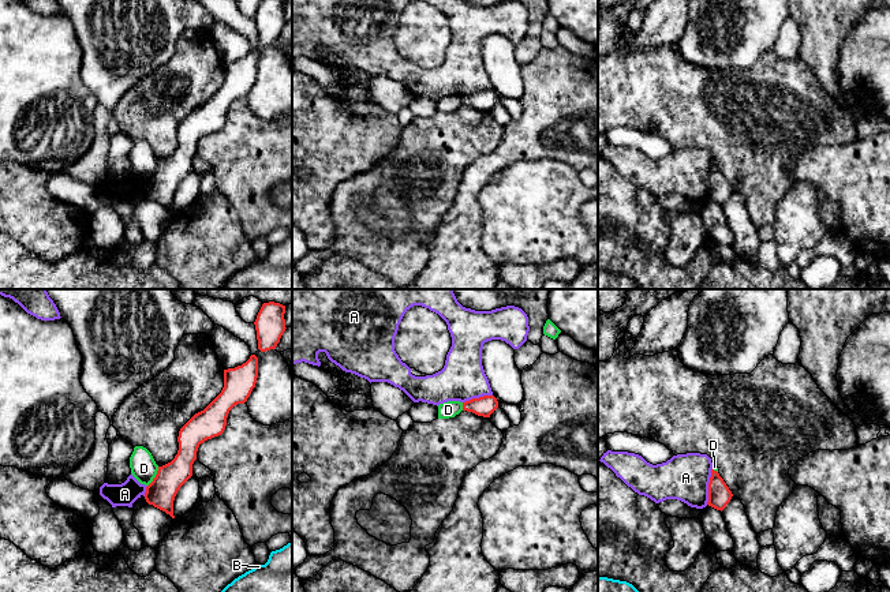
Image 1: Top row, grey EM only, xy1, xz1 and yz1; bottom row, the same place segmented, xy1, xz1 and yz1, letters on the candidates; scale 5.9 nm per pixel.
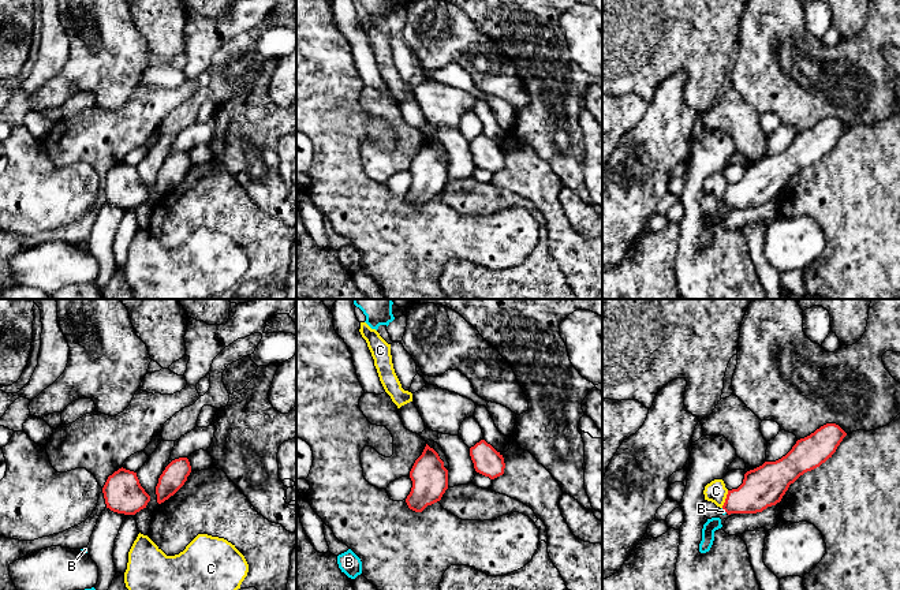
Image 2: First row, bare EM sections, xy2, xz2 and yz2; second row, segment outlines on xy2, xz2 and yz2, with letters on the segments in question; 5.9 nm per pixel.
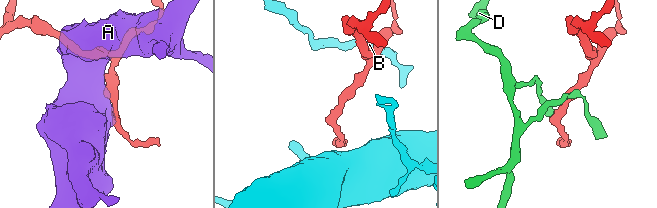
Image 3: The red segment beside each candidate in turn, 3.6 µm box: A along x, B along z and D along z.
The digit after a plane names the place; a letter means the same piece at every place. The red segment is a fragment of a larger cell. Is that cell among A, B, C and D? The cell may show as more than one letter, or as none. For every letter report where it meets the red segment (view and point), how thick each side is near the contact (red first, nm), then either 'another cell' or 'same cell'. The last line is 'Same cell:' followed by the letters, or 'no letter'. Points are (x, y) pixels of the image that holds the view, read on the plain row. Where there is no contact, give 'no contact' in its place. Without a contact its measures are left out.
A: meets red in yz1 at (709, 180); 140 nm thick on the red side, 280 nm on the other; another cell
B: meets red in yz2 at (724, 204); 220 nm thick on the red side, 20 nm on the other; same cell
C: meets red in yz2 at (725, 193); 240 nm thick on the red side, 130 nm on the other; another cell
D: meets red in xy1 at (156, 171); 170 nm thick on the red side, 160 nm on the other; another cell
Same cell: B

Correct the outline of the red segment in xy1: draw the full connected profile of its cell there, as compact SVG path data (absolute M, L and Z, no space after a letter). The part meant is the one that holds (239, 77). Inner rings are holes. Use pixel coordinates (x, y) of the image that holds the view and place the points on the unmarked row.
M255 49L242 60L224 64L221 87L180 123L177 149L171 157L158 161L156 172L146 181L145 194L149 199L175 213L173 195L180 181L192 171L192 158L199 139L224 127L229 105L247 95L257 72L258 52Z

